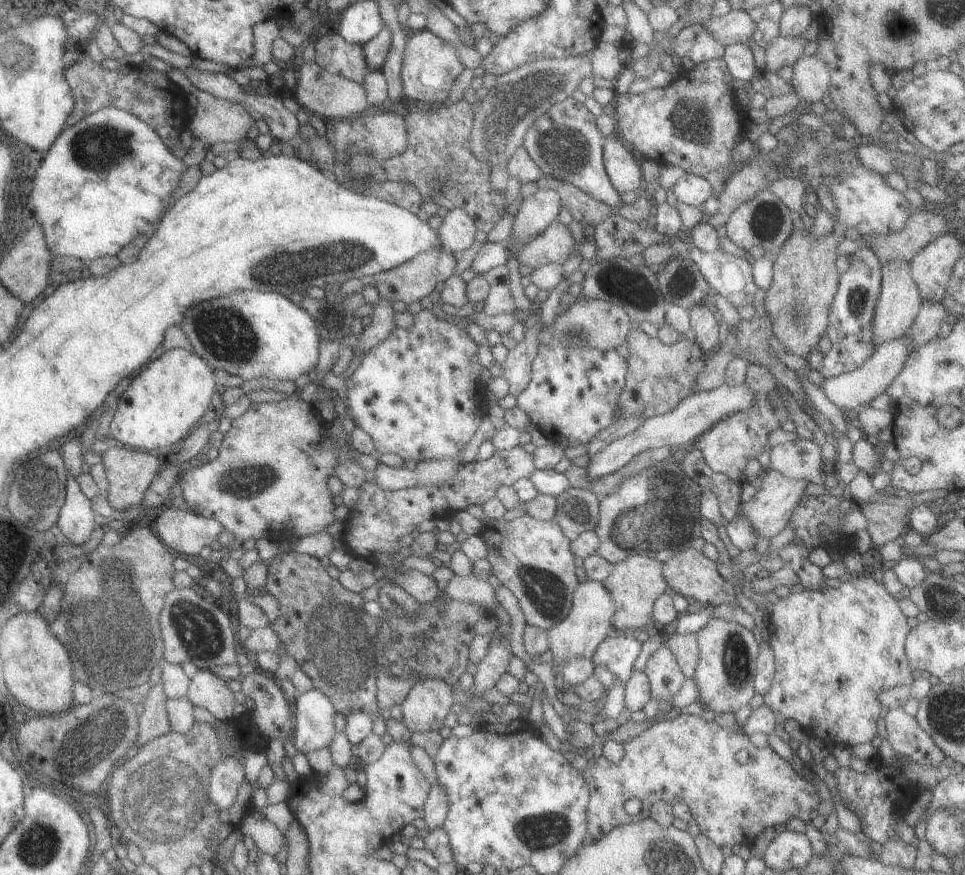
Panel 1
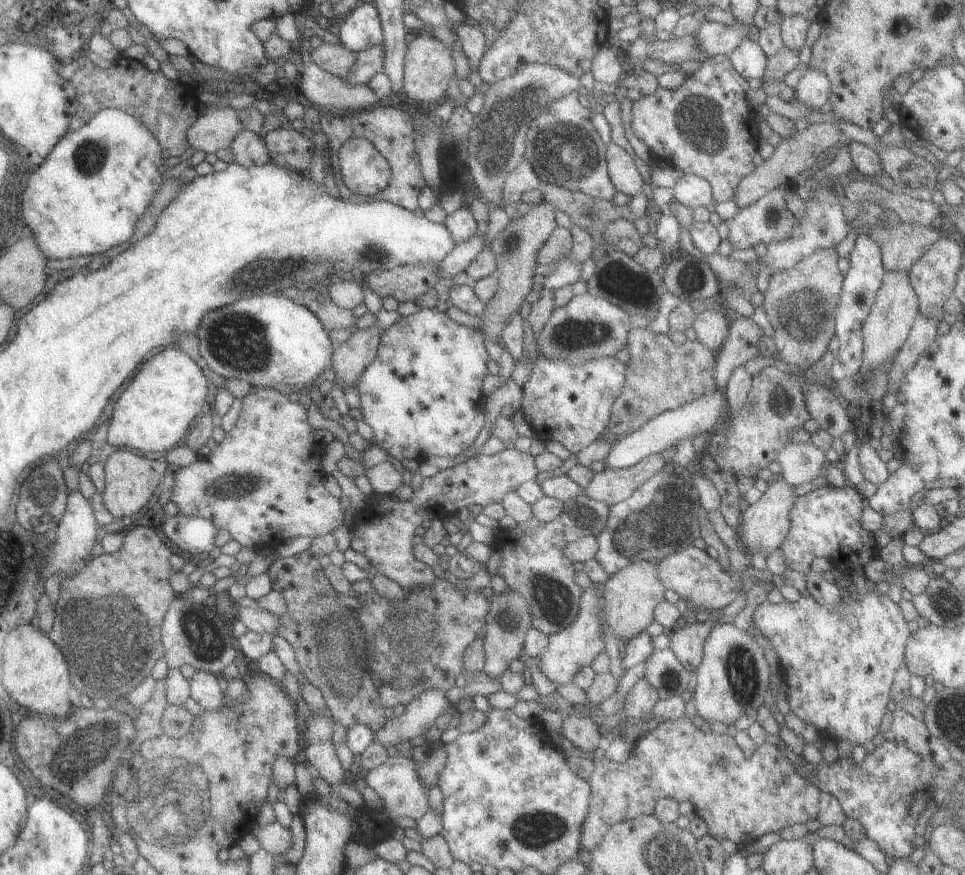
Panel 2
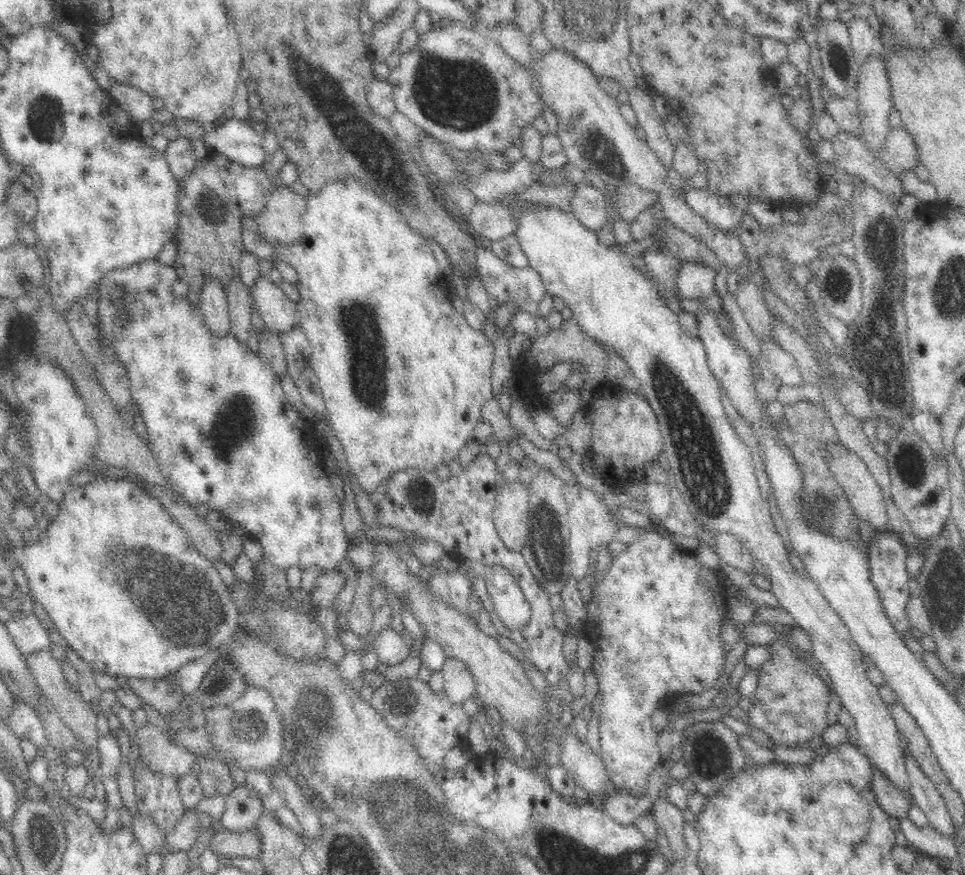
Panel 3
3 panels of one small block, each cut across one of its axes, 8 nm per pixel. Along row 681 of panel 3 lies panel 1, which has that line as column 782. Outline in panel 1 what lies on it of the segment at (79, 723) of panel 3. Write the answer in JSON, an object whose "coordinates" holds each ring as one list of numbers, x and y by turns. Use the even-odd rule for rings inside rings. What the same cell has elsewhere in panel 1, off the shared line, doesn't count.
{"coordinates":[[778,34,763,49,765,50,765,69,776,72,782,66,793,65,803,55,807,40,801,35,783,37]]}

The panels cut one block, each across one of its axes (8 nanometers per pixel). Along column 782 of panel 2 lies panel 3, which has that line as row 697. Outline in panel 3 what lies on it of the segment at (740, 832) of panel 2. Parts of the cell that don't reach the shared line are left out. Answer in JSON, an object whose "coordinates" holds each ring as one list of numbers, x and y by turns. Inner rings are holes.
{"coordinates":[[780,641,769,644,773,655,771,660,759,667,758,688,753,695,753,705,749,708,749,722,762,732,768,734,775,745,802,748,816,736,822,736,826,730,828,690,822,678,810,664,800,661,784,643]]}

